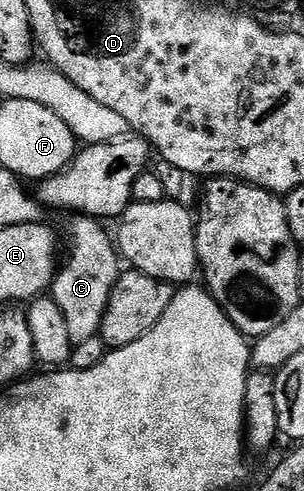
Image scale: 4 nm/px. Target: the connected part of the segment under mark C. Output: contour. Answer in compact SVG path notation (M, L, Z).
M80 214L70 215L59 227L59 236L63 241L63 256L69 261L58 267L53 277L51 295L59 306L63 319L67 322L67 334L72 345L87 342L87 338L95 338L101 331L101 319L105 313L107 302L111 298L113 288L117 285L117 277L123 271L122 261L114 237L102 221Z

